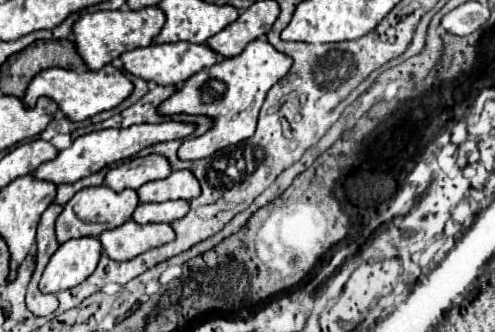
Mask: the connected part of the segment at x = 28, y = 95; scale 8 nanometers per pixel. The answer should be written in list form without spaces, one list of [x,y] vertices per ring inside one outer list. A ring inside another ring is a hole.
[[[111,64],[103,66],[97,72],[91,72],[91,70],[75,72],[75,70],[63,70],[63,68],[49,68],[31,80],[31,84],[25,90],[23,102],[25,102],[25,108],[33,108],[37,98],[41,98],[41,96],[51,98],[53,102],[57,102],[59,110],[69,120],[79,122],[79,120],[91,118],[103,110],[111,110],[111,108],[119,106],[131,92],[133,92],[131,80],[121,70],[113,68]]]

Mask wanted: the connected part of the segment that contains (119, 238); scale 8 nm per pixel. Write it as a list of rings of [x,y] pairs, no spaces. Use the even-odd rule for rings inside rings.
[[[133,220],[99,234],[103,254],[115,262],[131,260],[151,248],[163,246],[175,238],[169,224],[137,224]]]

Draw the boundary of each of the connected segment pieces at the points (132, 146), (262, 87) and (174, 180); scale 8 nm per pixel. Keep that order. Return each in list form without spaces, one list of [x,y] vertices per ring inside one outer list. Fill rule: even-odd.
[[[161,122],[161,124],[137,124],[137,126],[129,126],[129,128],[109,128],[109,130],[97,130],[85,136],[79,136],[69,148],[61,150],[57,154],[57,158],[41,164],[35,170],[35,178],[37,180],[47,180],[53,182],[55,186],[61,184],[73,184],[89,174],[99,172],[105,166],[111,166],[115,162],[127,160],[135,154],[139,154],[143,148],[159,144],[159,142],[167,142],[167,140],[177,140],[177,138],[187,138],[193,132],[193,124],[183,124],[183,122]]]
[[[253,40],[245,46],[245,50],[235,58],[223,58],[211,68],[203,68],[193,74],[185,84],[169,96],[159,108],[157,114],[173,116],[173,114],[191,114],[191,116],[207,116],[213,120],[213,126],[197,138],[187,138],[179,146],[177,156],[181,160],[199,160],[215,154],[217,150],[249,140],[255,134],[257,114],[263,106],[263,100],[271,86],[275,86],[291,68],[291,58],[277,52],[267,40]]]
[[[189,170],[171,172],[163,180],[147,182],[137,190],[139,202],[165,202],[165,200],[193,200],[201,194],[199,182]]]

